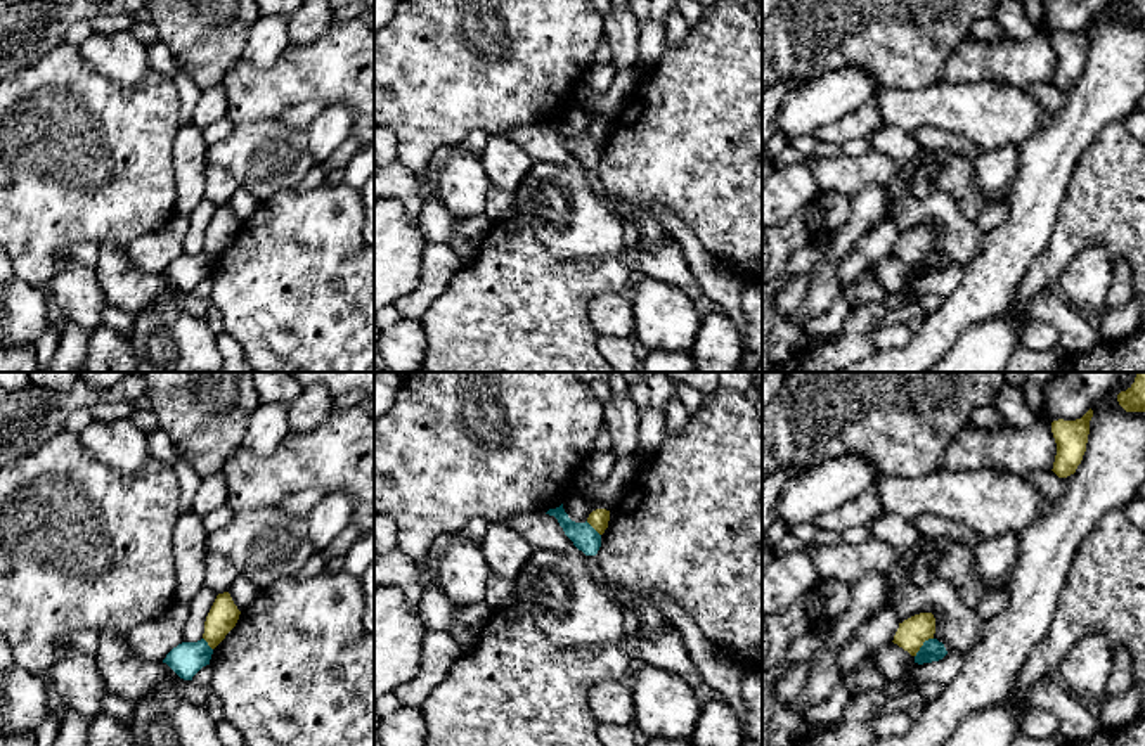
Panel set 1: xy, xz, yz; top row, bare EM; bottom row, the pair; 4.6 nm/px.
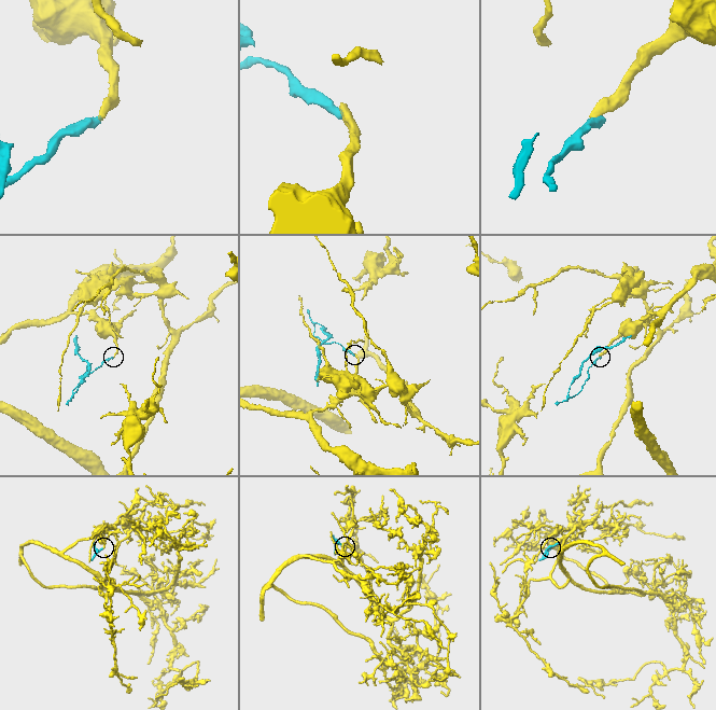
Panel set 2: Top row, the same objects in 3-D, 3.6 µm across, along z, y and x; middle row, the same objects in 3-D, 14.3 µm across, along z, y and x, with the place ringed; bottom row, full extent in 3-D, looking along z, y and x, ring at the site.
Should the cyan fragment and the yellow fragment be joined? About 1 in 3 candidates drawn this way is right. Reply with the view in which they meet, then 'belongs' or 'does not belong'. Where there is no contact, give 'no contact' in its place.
contact in yz; does not belong

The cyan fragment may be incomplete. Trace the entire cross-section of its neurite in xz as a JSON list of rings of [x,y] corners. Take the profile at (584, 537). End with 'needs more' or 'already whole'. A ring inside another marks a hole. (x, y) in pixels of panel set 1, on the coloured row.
[[[563,504],[556,509],[549,509],[546,514],[554,516],[563,528],[565,535],[573,542],[573,545],[585,556],[596,556],[601,547],[601,535],[585,521],[575,523],[568,518]]] | already whole

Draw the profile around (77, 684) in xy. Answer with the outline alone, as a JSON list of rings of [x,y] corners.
[[[71,647],[50,670],[50,692],[59,711],[97,718],[107,696],[97,661],[85,649]]]

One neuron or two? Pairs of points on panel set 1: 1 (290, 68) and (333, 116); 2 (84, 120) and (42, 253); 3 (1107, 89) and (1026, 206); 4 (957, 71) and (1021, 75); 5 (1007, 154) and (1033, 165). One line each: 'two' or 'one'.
1: two
2: one
3: one
4: one
5: two

